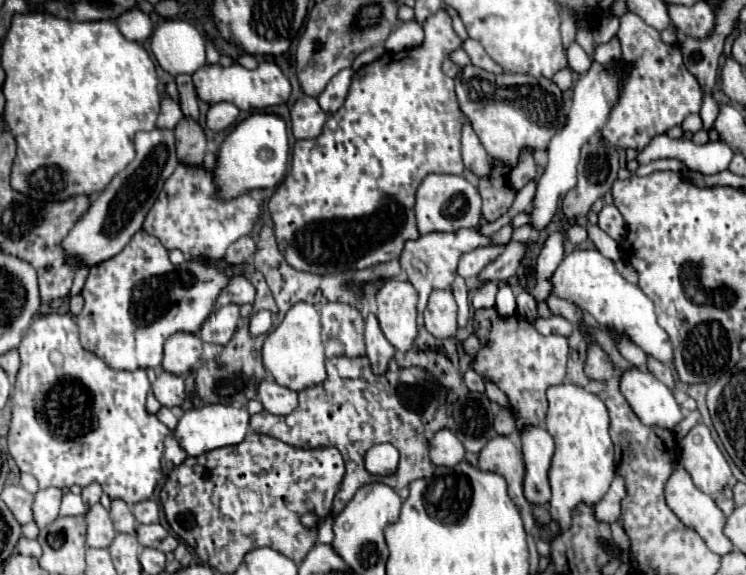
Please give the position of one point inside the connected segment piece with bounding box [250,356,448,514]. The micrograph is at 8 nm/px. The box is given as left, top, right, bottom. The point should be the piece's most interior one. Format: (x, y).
(354, 409)

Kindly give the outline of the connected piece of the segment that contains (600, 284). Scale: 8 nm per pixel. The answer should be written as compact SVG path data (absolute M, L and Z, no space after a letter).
M574 250L572 254L564 256L552 276L552 284L552 294L564 300L572 300L586 314L592 314L600 328L614 328L618 332L626 332L646 354L660 358L660 362L664 364L672 364L672 344L666 330L662 330L656 322L652 300L640 290L640 286L624 282L624 278L614 268L614 262L604 258L598 250Z

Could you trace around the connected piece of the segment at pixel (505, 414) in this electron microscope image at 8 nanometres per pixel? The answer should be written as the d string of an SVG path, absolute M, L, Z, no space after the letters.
M502 408L502 412L494 418L494 430L500 434L500 436L510 436L516 432L516 420L512 416L510 410Z

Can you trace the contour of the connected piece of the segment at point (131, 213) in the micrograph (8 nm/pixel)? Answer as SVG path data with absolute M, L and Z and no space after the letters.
M154 128L150 132L138 132L134 142L136 158L132 160L132 164L128 164L116 178L112 178L108 188L102 194L98 194L84 218L76 222L76 226L68 232L64 240L66 254L82 258L82 262L88 266L116 256L130 242L132 234L142 228L148 210L152 208L154 200L158 198L164 186L164 180L178 166L172 130Z

